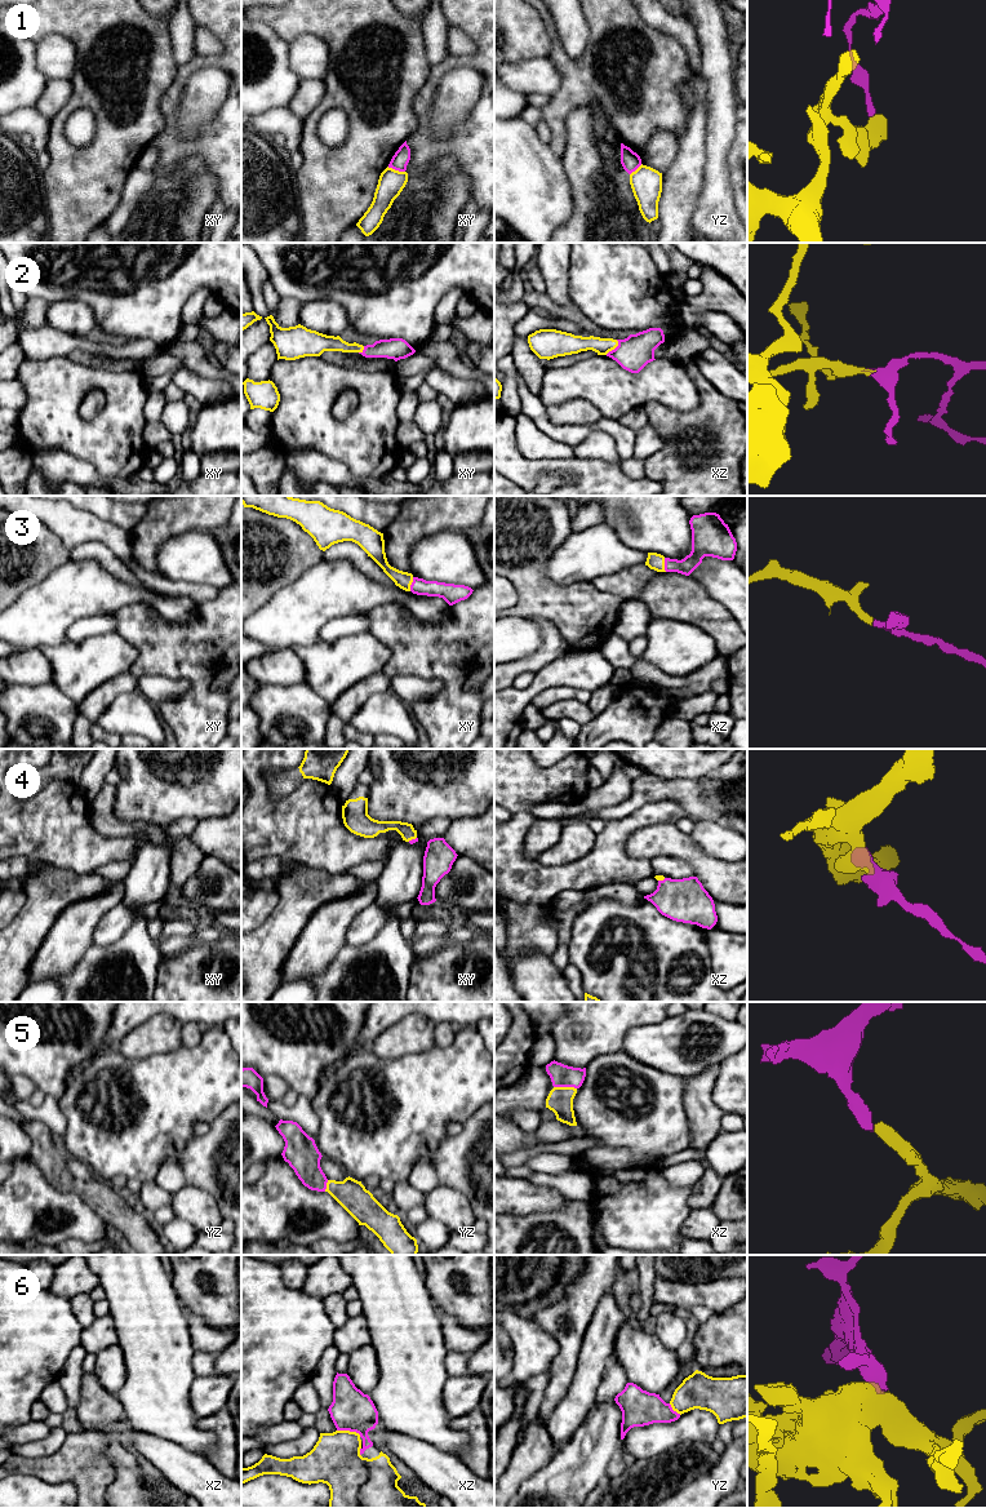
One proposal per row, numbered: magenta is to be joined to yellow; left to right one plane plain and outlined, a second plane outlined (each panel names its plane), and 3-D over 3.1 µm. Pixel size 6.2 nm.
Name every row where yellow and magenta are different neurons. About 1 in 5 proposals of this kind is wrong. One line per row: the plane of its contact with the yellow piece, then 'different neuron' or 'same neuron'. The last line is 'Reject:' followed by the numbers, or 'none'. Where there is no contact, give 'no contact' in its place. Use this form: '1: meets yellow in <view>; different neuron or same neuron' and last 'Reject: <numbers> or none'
1: meets yellow in xy; different neuron
2: meets yellow in xz; same neuron
3: meets yellow in xy; same neuron
4: meets yellow in xy; same neuron
5: meets yellow in xz; same neuron
6: meets yellow in xz; same neuron
Reject: 1

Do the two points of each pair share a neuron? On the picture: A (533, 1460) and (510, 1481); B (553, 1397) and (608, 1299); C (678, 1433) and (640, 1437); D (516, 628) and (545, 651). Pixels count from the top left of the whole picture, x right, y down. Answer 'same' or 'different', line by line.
A: same
B: different
C: same
D: different

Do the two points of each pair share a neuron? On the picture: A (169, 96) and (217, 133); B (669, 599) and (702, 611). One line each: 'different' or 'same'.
A: same
B: same

